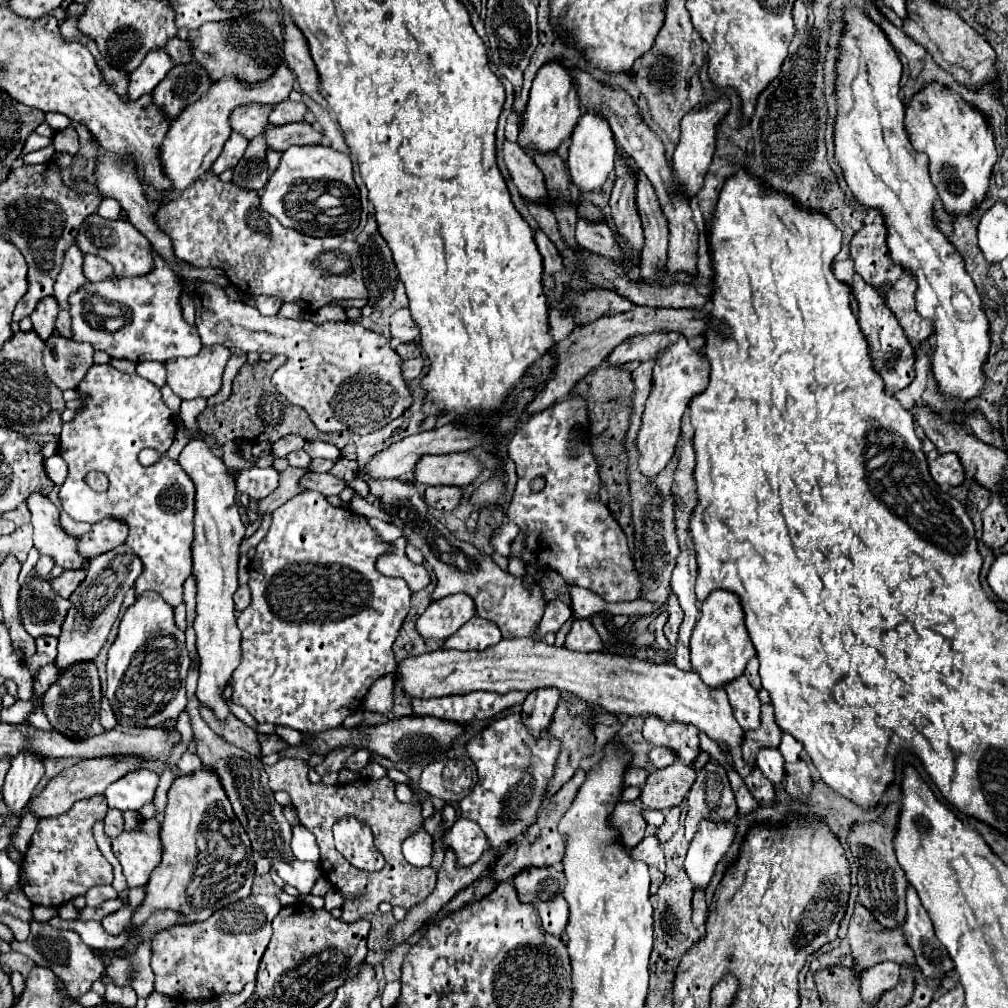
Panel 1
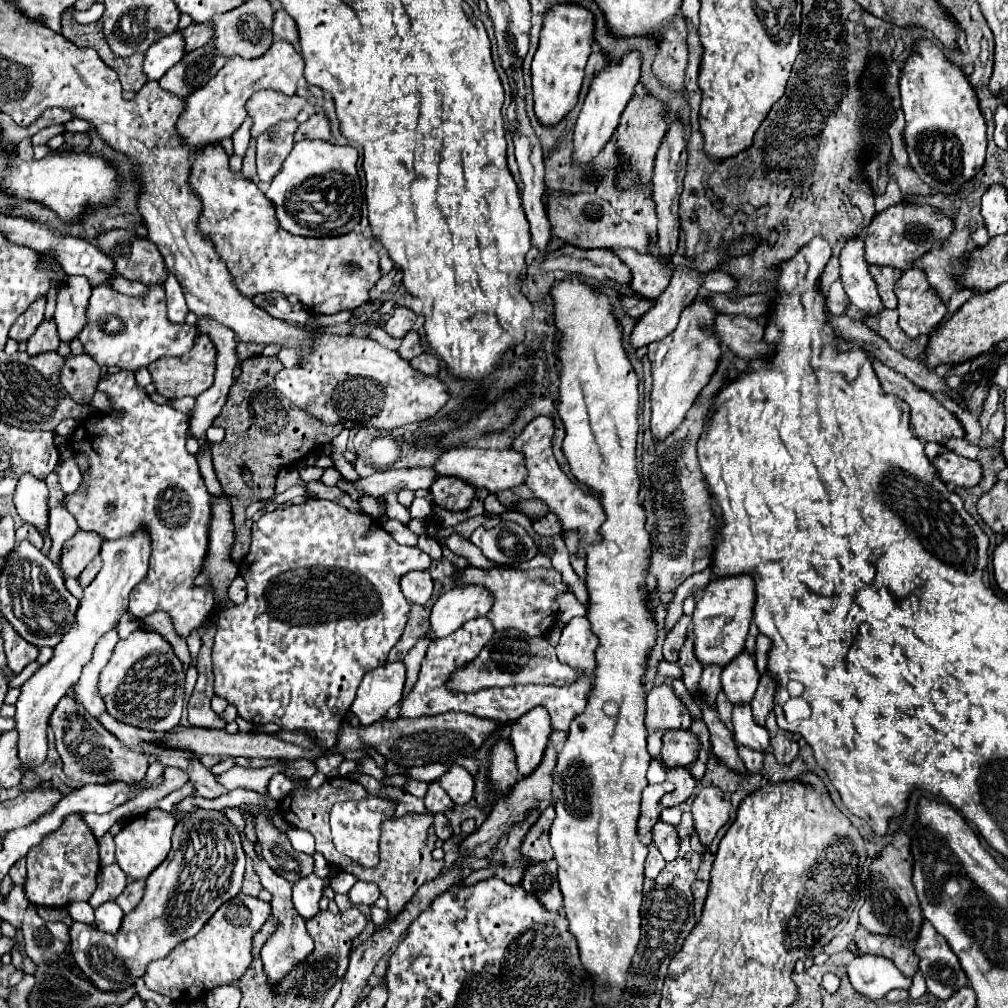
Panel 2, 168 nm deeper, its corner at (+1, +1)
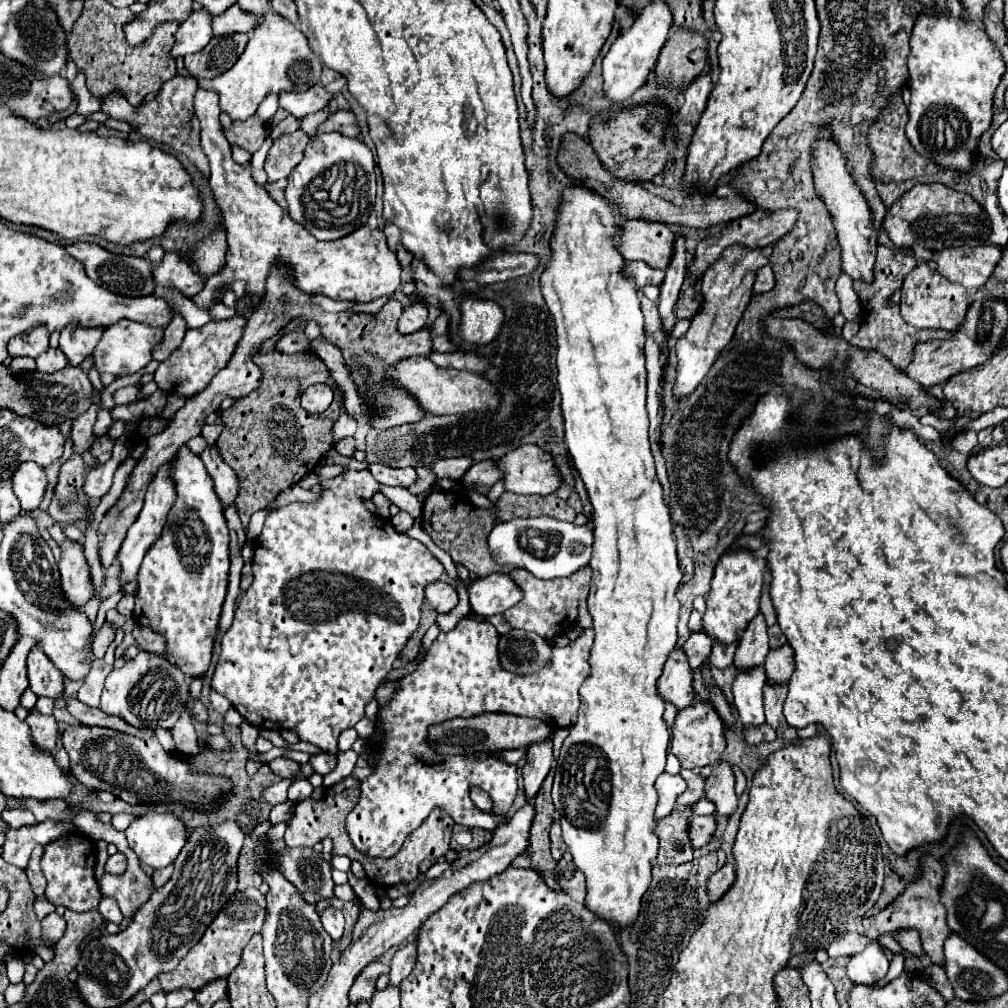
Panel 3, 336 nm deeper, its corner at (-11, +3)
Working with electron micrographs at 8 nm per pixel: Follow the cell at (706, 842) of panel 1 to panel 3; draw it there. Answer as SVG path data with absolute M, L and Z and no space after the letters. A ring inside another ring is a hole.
M717 761L713 765L713 773L705 779L705 797L715 801L717 815L729 817L737 809L735 775L727 761Z

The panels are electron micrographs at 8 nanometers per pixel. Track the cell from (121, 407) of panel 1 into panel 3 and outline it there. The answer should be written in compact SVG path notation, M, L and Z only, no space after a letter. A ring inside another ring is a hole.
M187 445L179 449L173 461L171 475L177 481L177 501L169 511L165 531L161 535L161 549L149 549L145 555L145 565L139 569L139 585L135 591L135 611L133 619L137 625L149 627L163 635L169 659L179 665L179 669L189 677L203 677L209 669L215 633L219 629L219 615L229 583L229 535L223 509L215 493L211 493L211 479L203 469L203 463L193 455Z

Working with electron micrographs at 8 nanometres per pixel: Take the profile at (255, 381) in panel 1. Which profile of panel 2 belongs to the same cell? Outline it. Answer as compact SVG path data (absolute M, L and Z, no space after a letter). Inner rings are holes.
M255 355L251 359L241 361L241 373L237 381L231 387L229 399L215 417L213 425L225 429L225 439L221 445L211 445L213 453L213 467L217 473L217 479L231 495L231 507L233 523L235 525L235 547L231 551L231 557L235 561L241 561L243 555L249 551L251 533L240 533L239 528L245 525L245 510L259 499L271 497L275 491L275 469L277 467L291 467L301 457L309 455L311 451L331 443L343 427L327 427L315 419L311 419L305 411L299 411L299 407L275 407L275 399L279 395L267 395L275 391L275 373L283 369L281 361L277 357L265 357ZM243 467L253 471L253 489L247 489L243 481Z

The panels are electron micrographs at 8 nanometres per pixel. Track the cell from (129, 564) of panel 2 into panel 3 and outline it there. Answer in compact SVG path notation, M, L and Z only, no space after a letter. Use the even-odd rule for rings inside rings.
M165 463L159 467L159 471L155 473L155 477L151 479L149 487L147 487L147 493L145 493L145 505L137 517L137 521L131 525L131 529L127 531L127 537L121 545L121 551L119 551L119 561L121 561L121 583L125 581L131 581L137 577L139 573L139 565L147 553L147 549L155 543L155 539L161 535L163 531L163 525L165 525L165 519L167 519L167 513L169 509L173 507L175 503L175 497L177 497L177 491L175 491L175 483L171 479L171 463Z

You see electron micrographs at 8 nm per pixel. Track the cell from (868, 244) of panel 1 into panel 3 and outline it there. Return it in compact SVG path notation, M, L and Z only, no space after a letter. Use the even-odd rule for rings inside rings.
M917 183L911 191L907 191L891 205L891 209L885 215L883 227L889 239L903 251L909 251L915 243L923 245L929 251L961 245L979 247L985 245L991 235L991 219L987 211L967 193L949 189L941 183Z

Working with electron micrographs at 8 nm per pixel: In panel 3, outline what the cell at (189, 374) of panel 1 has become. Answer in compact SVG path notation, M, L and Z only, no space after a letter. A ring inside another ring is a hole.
M235 315L225 321L211 321L199 329L187 329L183 343L175 349L175 353L171 353L167 361L159 363L155 371L155 381L159 389L179 397L193 397L195 393L203 391L211 383L211 379L223 369L223 365L227 365L227 361L231 359L245 325L247 319L243 315Z

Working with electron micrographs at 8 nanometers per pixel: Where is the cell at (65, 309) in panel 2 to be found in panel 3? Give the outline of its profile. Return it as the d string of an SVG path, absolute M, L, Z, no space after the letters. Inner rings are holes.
M65 329L59 335L59 349L65 353L67 363L77 367L85 357L93 353L101 335L101 329Z

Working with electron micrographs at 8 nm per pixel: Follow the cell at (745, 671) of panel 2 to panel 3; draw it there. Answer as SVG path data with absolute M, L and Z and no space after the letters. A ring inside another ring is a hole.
M759 613L749 621L747 629L743 631L741 643L735 653L735 667L751 669L755 665L763 665L767 653L769 653L767 625L763 619L763 613Z

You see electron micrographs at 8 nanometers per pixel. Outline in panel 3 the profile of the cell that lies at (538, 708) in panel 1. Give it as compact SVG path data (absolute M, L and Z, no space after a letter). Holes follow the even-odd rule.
M551 739L531 745L527 749L527 763L523 765L523 785L525 785L525 799L533 799L535 793L539 791L543 779L547 777L551 763L553 763L553 753L551 753Z

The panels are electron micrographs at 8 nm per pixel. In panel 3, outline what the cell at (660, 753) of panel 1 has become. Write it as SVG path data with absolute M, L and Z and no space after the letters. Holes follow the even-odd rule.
M695 701L693 705L677 711L677 717L671 729L671 753L681 761L681 767L699 769L705 765L713 765L721 759L725 745L727 745L725 743L725 723L717 715L711 703Z

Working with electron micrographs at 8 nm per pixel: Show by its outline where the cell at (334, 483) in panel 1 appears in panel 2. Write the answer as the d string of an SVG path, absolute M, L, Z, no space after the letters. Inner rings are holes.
M391 469L391 471L377 471L371 477L363 477L357 481L351 481L351 485L365 495L371 497L381 497L385 493L399 493L401 489L429 489L431 483L435 481L437 473L431 469Z

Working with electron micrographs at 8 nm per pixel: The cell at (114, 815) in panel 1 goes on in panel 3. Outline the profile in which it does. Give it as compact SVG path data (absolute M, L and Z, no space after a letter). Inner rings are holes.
M123 853L111 855L111 857L107 859L107 863L105 863L105 871L111 873L111 875L123 875L125 869L127 869L127 859L125 859Z

